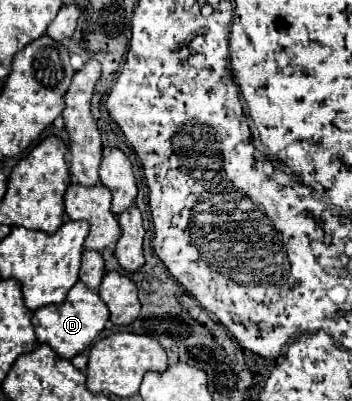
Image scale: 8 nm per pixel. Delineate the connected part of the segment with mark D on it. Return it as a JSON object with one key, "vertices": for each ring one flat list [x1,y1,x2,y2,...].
{"vertices":[[77,282,69,292,63,304,57,306,45,306,33,312,31,322,35,326,35,336,39,344,49,344,61,358,71,360,73,356,81,354,105,328,105,322,109,320,109,310,105,302,99,298,97,292,85,290,81,282]]}

